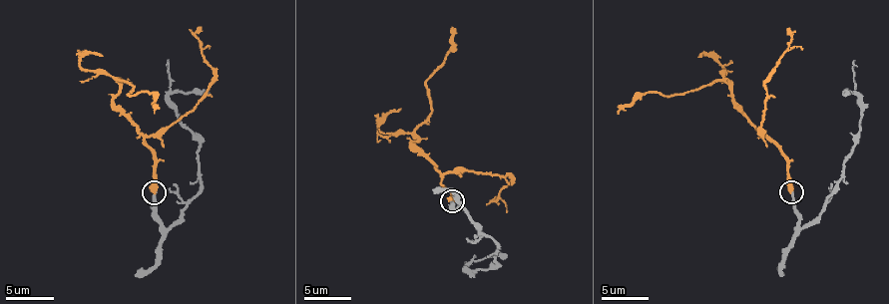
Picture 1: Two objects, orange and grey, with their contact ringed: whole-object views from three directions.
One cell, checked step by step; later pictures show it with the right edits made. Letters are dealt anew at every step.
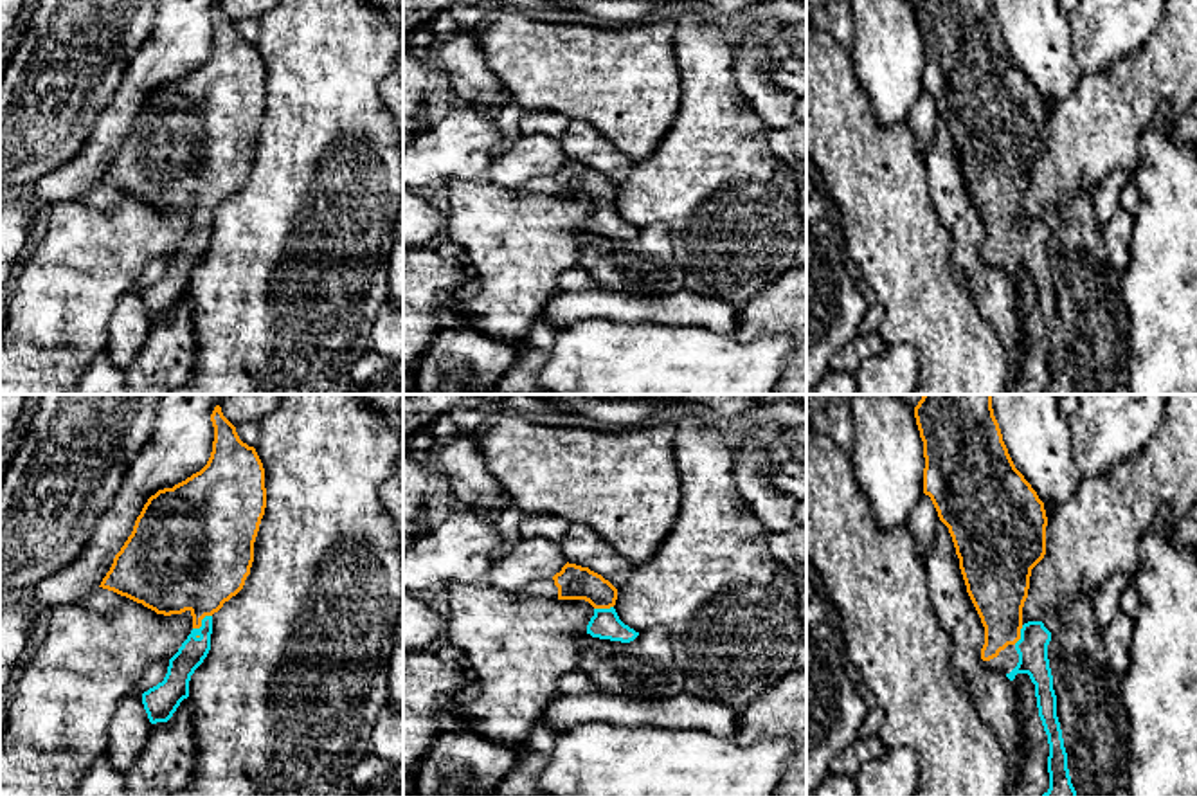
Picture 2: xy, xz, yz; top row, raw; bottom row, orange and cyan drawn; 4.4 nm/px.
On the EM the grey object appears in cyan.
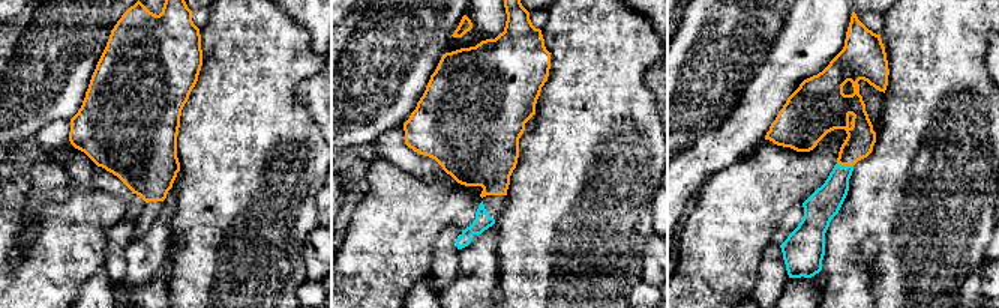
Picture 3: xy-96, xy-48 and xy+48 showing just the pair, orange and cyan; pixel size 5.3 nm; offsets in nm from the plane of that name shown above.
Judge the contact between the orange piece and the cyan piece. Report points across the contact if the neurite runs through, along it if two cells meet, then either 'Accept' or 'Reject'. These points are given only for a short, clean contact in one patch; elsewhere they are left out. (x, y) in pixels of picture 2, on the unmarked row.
Path across: xy (197, 162), (200, 218), (200, 235), (193, 247). Accept

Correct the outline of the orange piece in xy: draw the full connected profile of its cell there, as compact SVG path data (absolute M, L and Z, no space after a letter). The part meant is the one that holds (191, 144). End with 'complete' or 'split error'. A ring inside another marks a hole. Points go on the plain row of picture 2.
M220 2L214 4L211 18L214 38L207 61L148 95L131 131L99 182L157 211L171 213L189 207L193 213L193 227L169 256L164 277L142 290L151 321L167 319L189 294L191 272L211 247L212 211L243 185L250 171L254 139L266 104L265 65L256 45L239 36Z; split error

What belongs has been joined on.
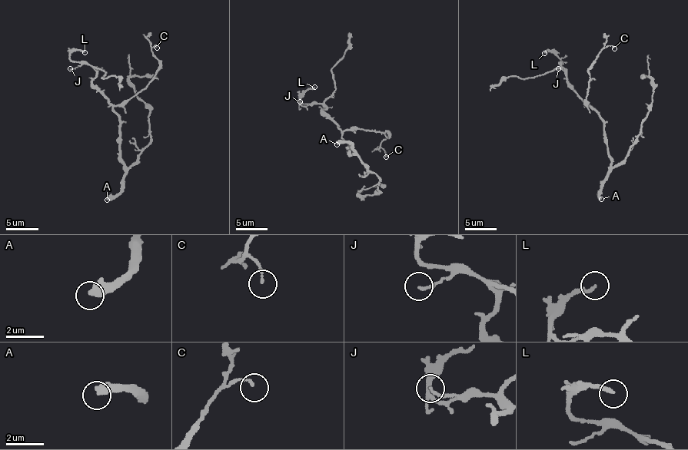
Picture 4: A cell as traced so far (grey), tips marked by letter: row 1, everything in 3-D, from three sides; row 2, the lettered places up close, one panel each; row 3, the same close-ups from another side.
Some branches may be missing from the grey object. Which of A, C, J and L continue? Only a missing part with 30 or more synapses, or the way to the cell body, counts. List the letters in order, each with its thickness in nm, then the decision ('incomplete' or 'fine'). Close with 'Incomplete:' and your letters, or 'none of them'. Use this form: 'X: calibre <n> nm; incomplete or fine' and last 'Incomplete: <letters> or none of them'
A: calibre 440 nm; incomplete
C: calibre 110 nm; fine
J: calibre 120 nm; fine
L: calibre 200 nm; fine
Incomplete: A

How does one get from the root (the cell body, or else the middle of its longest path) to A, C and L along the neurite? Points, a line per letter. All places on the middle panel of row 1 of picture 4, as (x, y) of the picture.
A: (349, 149), (352, 153), (352, 147), (347, 143), (337, 144)
C: (349, 149), (349, 144), (341, 136), (346, 130), (386, 131), (389, 134), (381, 143), (386, 157)
L: (349, 149), (341, 131), (322, 110), (325, 109), (320, 104), (303, 106), (300, 103), (300, 97), (314, 87)

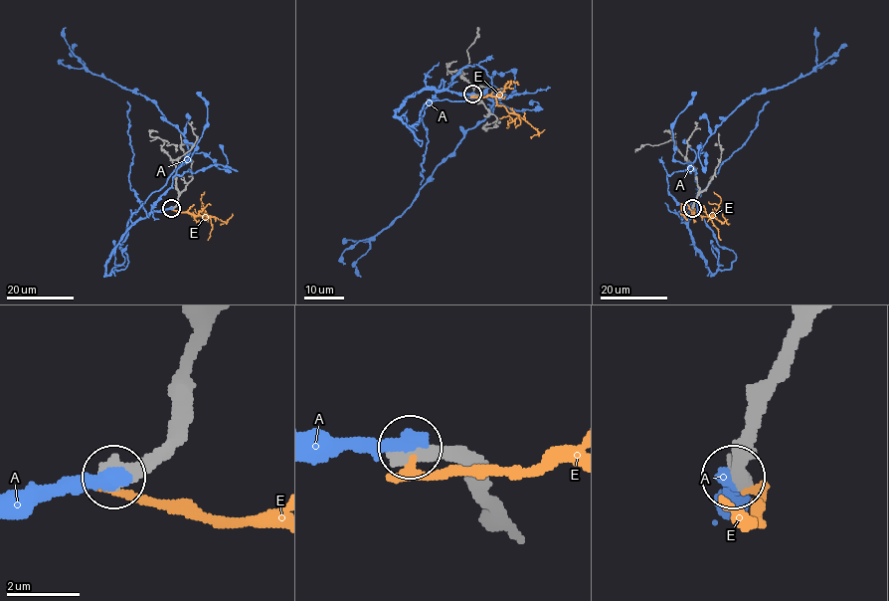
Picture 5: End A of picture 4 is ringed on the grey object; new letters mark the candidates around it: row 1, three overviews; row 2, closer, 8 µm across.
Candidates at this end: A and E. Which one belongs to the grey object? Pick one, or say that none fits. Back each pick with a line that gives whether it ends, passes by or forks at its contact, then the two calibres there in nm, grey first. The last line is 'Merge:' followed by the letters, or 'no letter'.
A: it ends; calibres 550 and 440 nm
Merge: A

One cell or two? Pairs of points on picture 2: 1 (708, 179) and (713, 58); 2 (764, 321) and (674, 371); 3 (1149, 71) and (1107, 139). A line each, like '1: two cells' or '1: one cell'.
1: one cell
2: two cells
3: one cell

